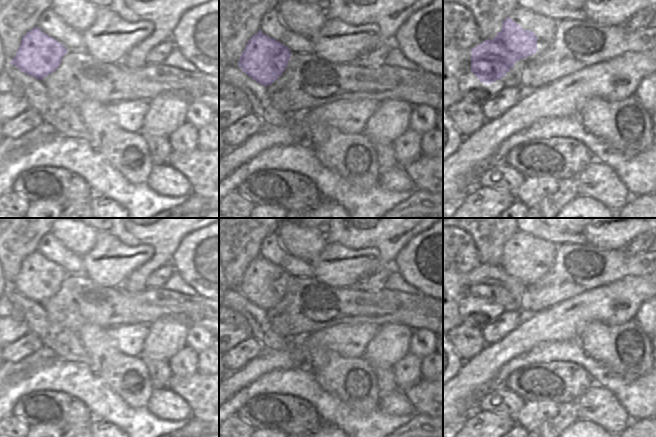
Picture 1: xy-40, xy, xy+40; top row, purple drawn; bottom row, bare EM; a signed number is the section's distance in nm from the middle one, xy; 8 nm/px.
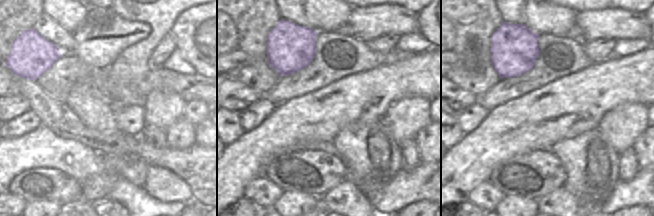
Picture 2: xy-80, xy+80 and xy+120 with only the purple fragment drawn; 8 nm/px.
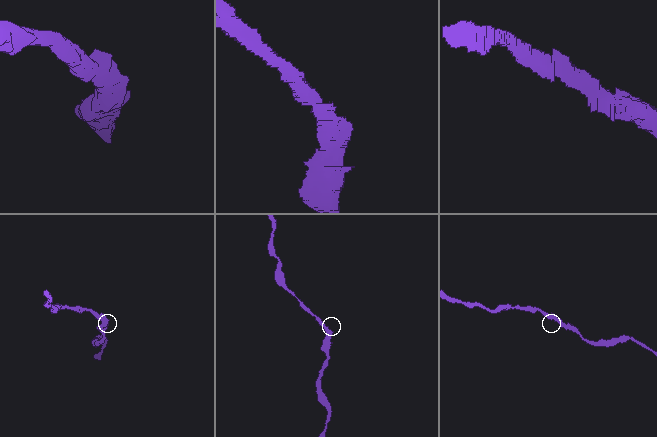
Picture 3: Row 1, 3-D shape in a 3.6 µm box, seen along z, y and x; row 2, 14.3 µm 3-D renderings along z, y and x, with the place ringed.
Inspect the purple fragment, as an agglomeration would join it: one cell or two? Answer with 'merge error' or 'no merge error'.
no merge error

